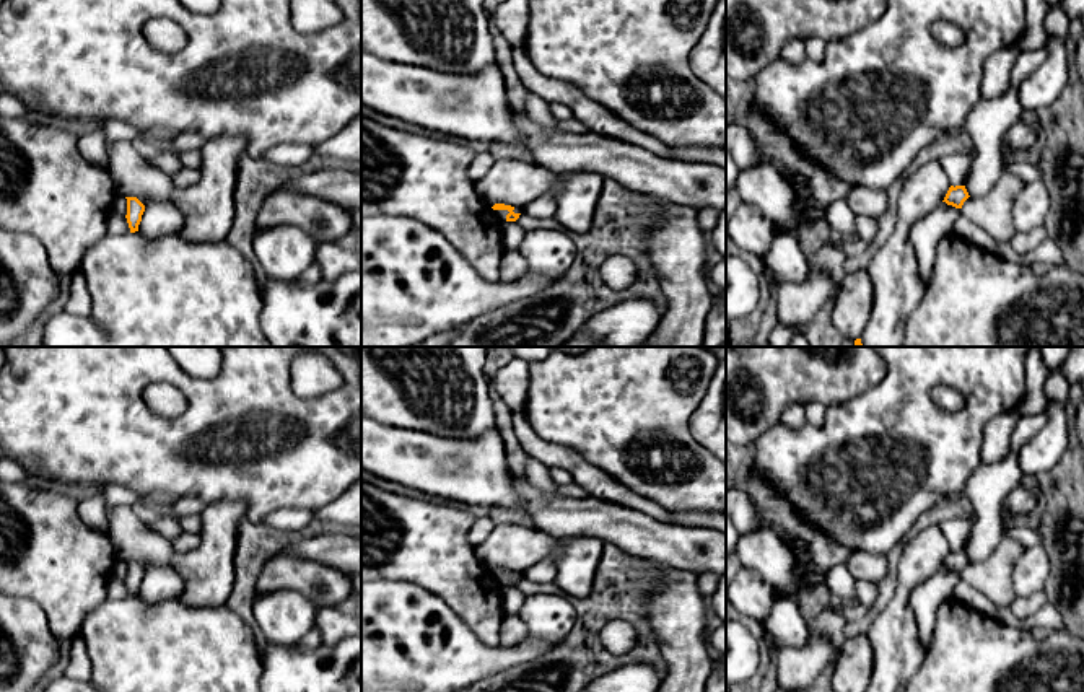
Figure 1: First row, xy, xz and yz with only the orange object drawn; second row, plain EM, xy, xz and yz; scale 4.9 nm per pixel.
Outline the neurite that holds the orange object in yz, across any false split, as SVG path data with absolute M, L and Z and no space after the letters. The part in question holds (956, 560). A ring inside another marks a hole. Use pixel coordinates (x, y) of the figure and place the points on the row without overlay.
M951 550L944 565L947 570L952 570L955 573L962 573L964 567L968 563L968 557L965 550Z

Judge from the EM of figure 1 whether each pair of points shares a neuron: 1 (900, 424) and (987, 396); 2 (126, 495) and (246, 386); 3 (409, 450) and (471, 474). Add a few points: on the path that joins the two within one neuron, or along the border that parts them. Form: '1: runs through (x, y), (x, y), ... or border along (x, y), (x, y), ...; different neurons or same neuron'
1: runs through (922, 424), (959, 424), (965, 417); same neuron
2: border along (100, 487), (118, 482), (140, 497); different neurons
3: runs through (423, 461), (445, 469), (456, 469); same neuron

